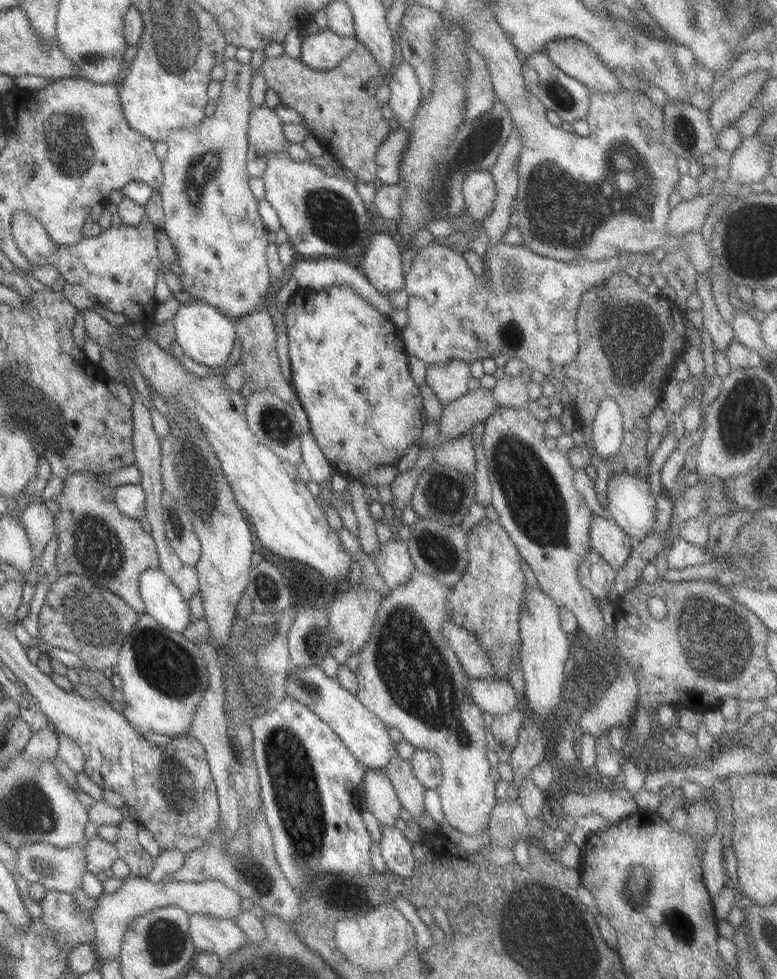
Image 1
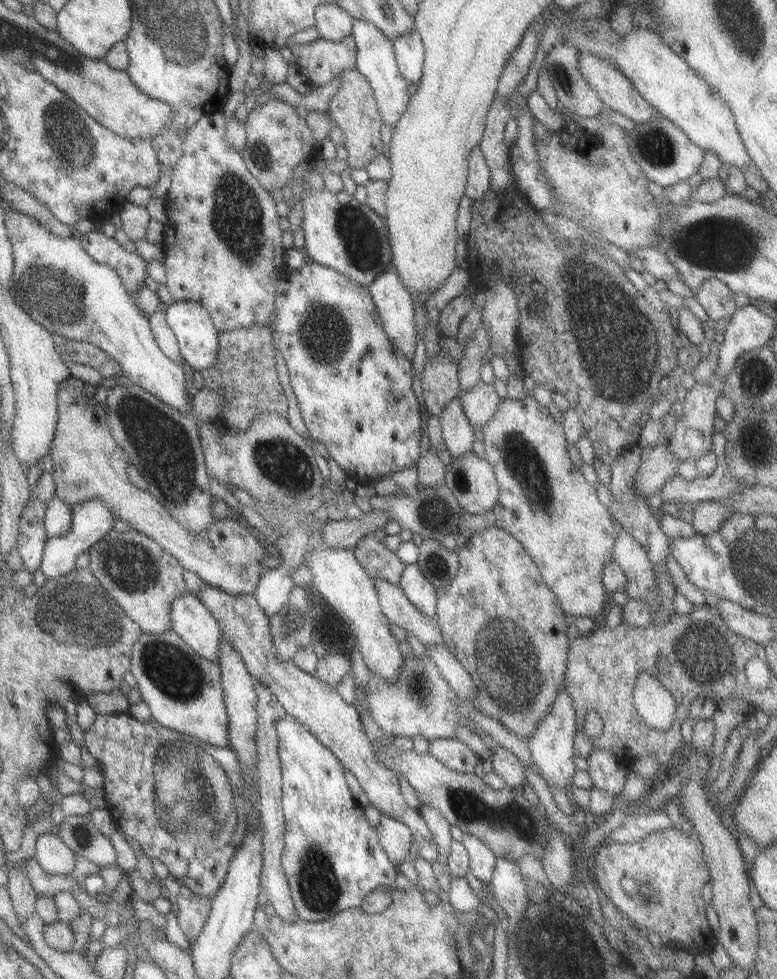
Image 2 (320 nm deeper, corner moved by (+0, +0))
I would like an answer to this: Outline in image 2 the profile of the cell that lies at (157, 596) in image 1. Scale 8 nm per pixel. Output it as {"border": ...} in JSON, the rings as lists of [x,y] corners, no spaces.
{"border":[[[186,592],[173,600],[169,611],[170,630],[203,661],[217,664],[222,632],[211,613],[195,594]]]}

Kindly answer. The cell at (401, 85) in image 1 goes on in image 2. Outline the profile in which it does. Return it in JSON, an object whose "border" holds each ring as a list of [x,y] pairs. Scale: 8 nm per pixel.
{"border":[[[413,28],[390,41],[399,74],[409,84],[417,84],[424,59],[424,48],[419,35]]]}

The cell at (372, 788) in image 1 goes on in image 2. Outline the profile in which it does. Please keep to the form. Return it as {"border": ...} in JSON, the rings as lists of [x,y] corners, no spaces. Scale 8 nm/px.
{"border":[[[380,815],[379,824],[374,828],[376,839],[391,864],[408,860],[412,843],[410,830],[404,824],[385,815]]]}

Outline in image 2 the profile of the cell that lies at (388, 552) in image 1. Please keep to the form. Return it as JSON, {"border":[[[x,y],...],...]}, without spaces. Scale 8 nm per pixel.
{"border":[[[405,564],[397,584],[409,602],[425,616],[434,616],[436,589],[416,564]]]}

